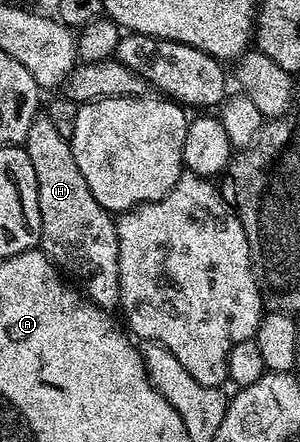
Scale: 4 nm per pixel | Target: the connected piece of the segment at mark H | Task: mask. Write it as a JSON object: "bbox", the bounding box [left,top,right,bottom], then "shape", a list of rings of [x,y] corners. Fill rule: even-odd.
{"bbox":[22,114,120,310],"shape":[[[38,114],[34,118],[34,122],[30,126],[30,134],[26,134],[22,146],[30,154],[30,162],[34,165],[34,178],[38,178],[38,210],[40,211],[39,247],[44,255],[60,269],[61,273],[69,281],[75,282],[78,285],[79,291],[87,296],[92,303],[105,310],[115,309],[120,303],[120,279],[118,278],[118,234],[116,233],[116,221],[113,213],[107,212],[98,202],[98,198],[94,198],[90,186],[86,186],[86,178],[82,178],[82,170],[78,170],[78,162],[74,162],[74,150],[70,141],[62,138],[62,134],[58,134],[58,129],[50,123],[50,118],[47,114]]]}

